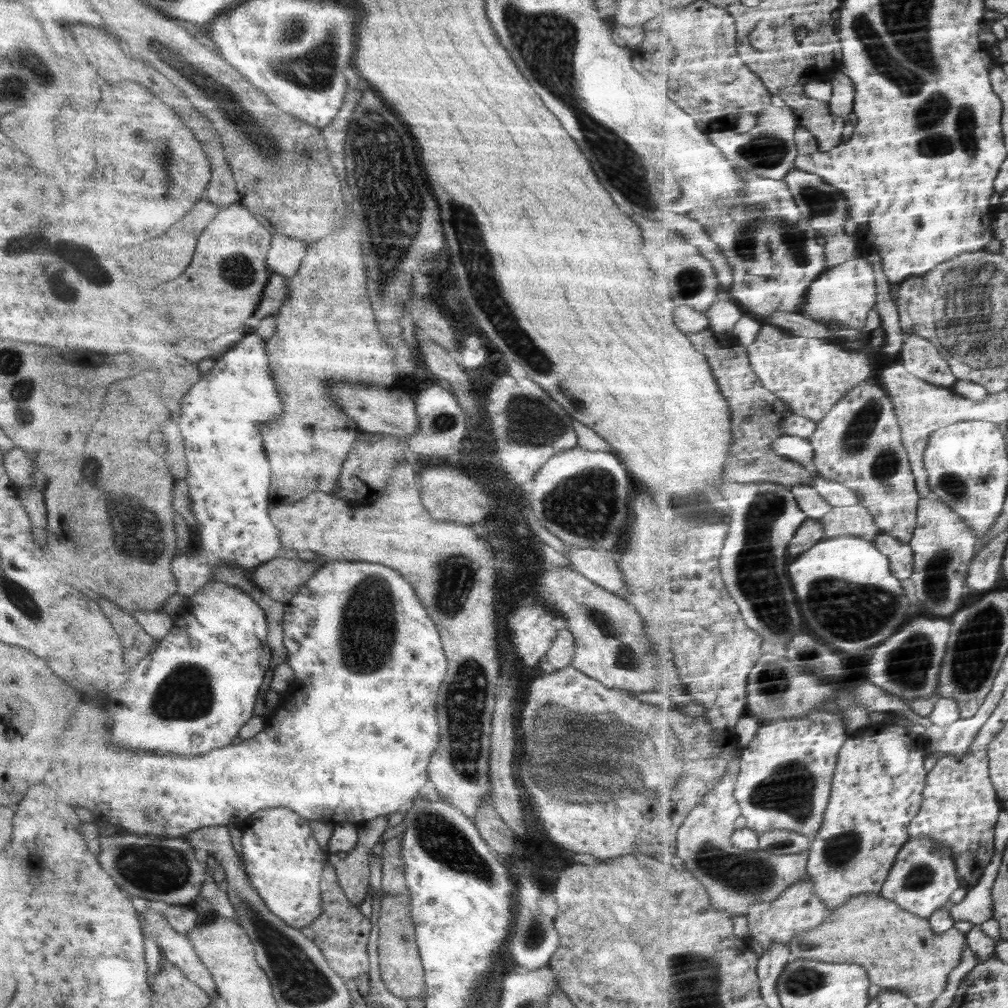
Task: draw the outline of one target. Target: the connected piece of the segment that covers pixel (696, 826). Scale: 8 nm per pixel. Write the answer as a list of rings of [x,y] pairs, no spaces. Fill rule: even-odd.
[[[740,752],[738,756],[730,761],[727,773],[722,780],[722,784],[718,784],[718,788],[714,788],[712,792],[700,801],[700,804],[694,808],[689,814],[685,825],[680,830],[680,852],[678,858],[680,864],[688,870],[692,870],[692,874],[698,878],[702,878],[702,882],[708,888],[708,894],[713,898],[713,905],[721,911],[729,913],[748,915],[749,908],[758,901],[766,901],[773,903],[781,894],[791,888],[793,884],[804,880],[809,872],[809,861],[811,850],[806,850],[800,855],[785,855],[779,858],[769,857],[761,854],[760,851],[750,849],[740,849],[733,845],[733,834],[736,829],[736,820],[743,815],[741,803],[737,797],[738,782],[742,770],[742,758]]]

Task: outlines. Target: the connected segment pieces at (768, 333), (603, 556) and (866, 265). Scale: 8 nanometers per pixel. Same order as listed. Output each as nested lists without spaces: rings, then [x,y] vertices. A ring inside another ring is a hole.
[[[764,323],[758,340],[750,345],[750,360],[759,379],[770,390],[774,391],[796,414],[811,418],[816,422],[823,421],[828,413],[859,384],[878,379],[879,370],[876,356],[870,352],[845,349],[836,343],[828,343],[821,338],[806,338],[805,335],[794,334],[771,323]]]
[[[570,546],[565,555],[569,558],[571,568],[584,578],[589,578],[620,598],[627,593],[627,586],[617,562],[612,560],[605,550]]]
[[[859,256],[850,262],[831,269],[810,289],[810,303],[806,307],[806,316],[818,321],[836,321],[851,329],[863,329],[869,316],[877,308],[878,299],[877,272],[869,258]]]

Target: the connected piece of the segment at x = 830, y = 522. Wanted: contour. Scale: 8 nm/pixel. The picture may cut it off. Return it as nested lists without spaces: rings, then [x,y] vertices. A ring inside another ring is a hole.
[[[864,504],[849,507],[834,507],[821,520],[825,526],[826,539],[844,535],[858,535],[875,541],[883,532],[877,525],[876,517]]]

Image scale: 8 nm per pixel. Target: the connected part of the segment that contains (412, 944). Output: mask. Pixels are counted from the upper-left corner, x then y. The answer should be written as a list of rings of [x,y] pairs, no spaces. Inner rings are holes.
[[[384,894],[378,918],[378,928],[380,929],[378,958],[382,982],[390,994],[402,999],[421,998],[426,993],[425,972],[417,949],[416,929],[414,921],[411,919],[410,909],[411,900],[407,894]]]

